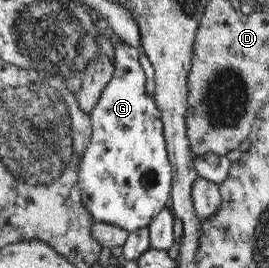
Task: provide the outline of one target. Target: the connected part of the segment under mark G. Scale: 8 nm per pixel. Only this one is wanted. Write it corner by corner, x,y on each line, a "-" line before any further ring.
116,42
114,73
104,87
96,107
90,114
91,131
88,147
81,156
78,173
78,188
82,202
95,222
122,228
128,233
149,228
152,221
166,208
171,195
173,171
170,163
160,110
153,96
146,94
146,76
140,64
140,53
136,47

